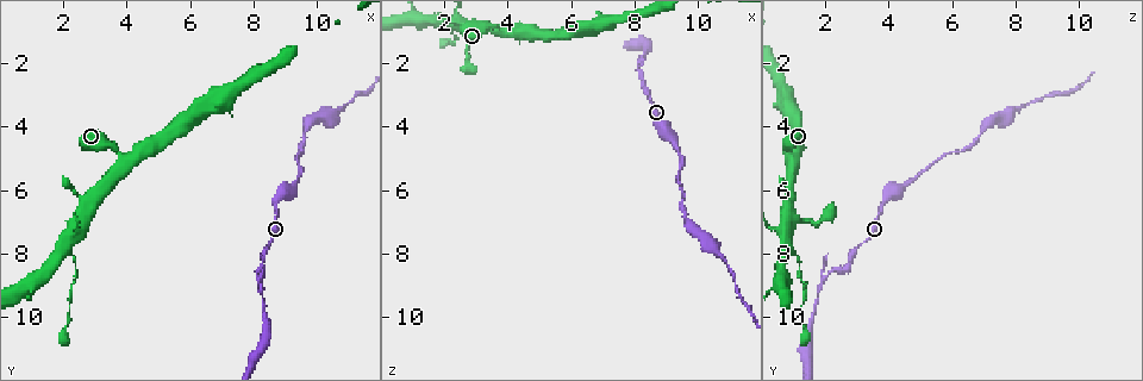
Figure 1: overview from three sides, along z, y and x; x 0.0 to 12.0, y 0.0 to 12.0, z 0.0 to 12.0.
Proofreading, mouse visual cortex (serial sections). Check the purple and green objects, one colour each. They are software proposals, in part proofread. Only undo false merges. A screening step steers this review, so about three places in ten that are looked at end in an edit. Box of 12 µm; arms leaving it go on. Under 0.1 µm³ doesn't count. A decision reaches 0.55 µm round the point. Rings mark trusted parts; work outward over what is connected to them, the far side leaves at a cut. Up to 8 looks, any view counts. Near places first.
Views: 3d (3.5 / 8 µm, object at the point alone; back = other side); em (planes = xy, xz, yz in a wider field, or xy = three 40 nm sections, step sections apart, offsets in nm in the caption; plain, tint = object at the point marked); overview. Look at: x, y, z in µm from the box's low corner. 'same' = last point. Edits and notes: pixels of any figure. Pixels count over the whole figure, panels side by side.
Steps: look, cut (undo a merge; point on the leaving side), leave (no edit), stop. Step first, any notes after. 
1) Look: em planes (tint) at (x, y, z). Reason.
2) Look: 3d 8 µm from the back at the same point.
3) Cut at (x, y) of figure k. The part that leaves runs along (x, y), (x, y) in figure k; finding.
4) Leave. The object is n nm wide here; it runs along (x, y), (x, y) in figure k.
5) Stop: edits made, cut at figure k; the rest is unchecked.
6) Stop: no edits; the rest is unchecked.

Look: 3d 3.5 µm from the back at (4.0, 5.1, 1.0).

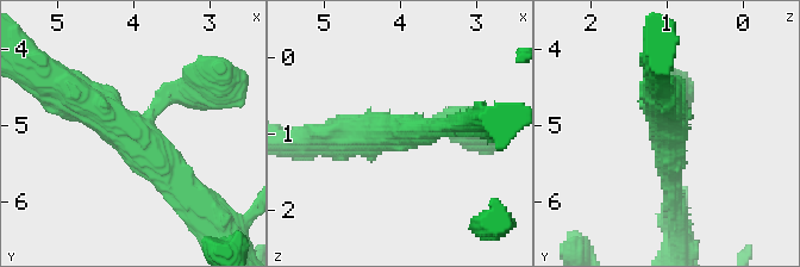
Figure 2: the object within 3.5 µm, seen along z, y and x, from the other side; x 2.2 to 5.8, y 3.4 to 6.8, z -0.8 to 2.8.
Look: em planes (tint) at (3.95, 5.05, 0.95). 3 arms meet here; the arms are 250, 300, 500 nm wide.

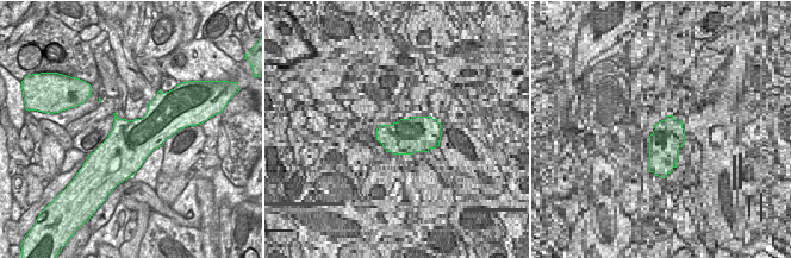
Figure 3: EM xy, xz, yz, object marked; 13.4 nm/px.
Leave. It runs along (201, 89), (169, 93), (136, 130), (183, 196) in figure 2; all the same cell.

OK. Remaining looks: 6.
Look: em xy step 5 (tint) at (8.3, 9.3, 1.8).

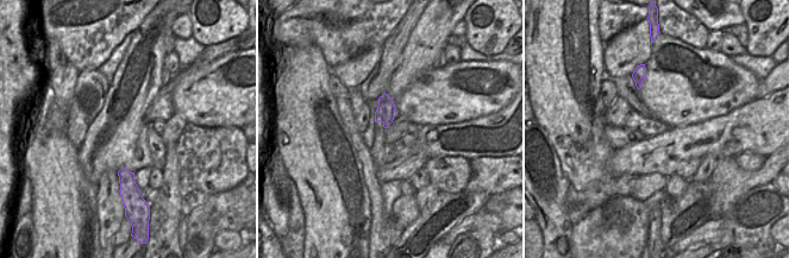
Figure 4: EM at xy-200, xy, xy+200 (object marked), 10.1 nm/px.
Look: 3d 3.5 µm at the same point.

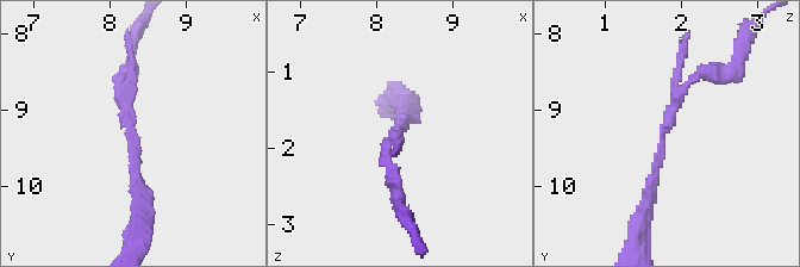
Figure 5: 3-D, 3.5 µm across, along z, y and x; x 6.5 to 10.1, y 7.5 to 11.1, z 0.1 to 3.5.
Cut at (685, 37) of figure 5. The part that leaves runs along (120, 81), (138, 187) in figure 5; a second cell is stuck on.

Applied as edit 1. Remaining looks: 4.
Look: 3d 3.5 µm from the back at (2.6, 6.8, 0.9). A fork.

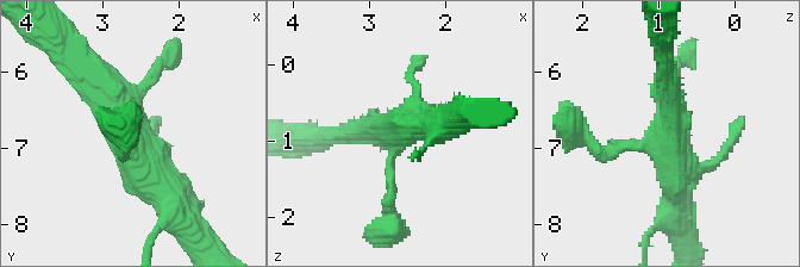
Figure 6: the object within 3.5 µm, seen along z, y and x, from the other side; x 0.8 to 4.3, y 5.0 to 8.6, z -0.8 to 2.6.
Look: em xy step 5 (tint) at (2.65, 6.80, 0.85).

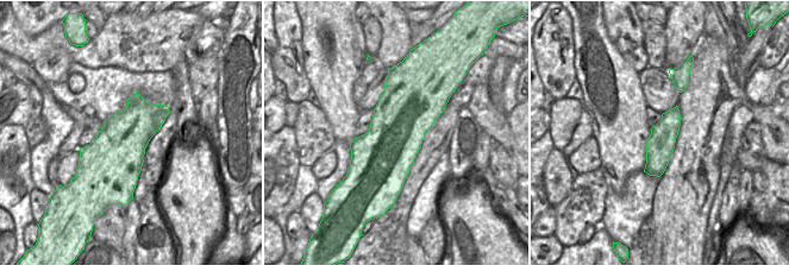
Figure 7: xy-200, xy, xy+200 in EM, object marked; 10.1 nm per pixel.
Leave. The object is 600 nm wide here; it runs along (85, 70), (117, 103), (168, 202) in figure 6; continuous, no second cell.

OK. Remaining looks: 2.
Stop: edits made, cut at figure 5; the rest is unchecked.

